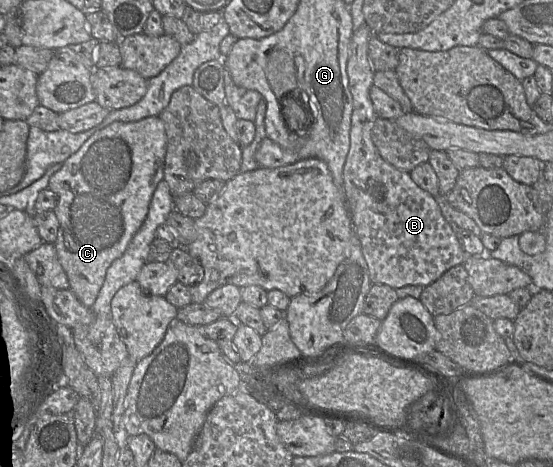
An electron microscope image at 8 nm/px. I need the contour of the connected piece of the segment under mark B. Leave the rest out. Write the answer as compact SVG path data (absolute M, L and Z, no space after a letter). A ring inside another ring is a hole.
M364 24L354 31L349 44L347 75L353 112L342 190L371 284L385 284L393 289L407 285L425 287L448 269L463 264L467 254L435 198L420 188L408 172L386 162L372 141L371 131L378 118L369 96L375 72L368 58L368 42L372 35Z

